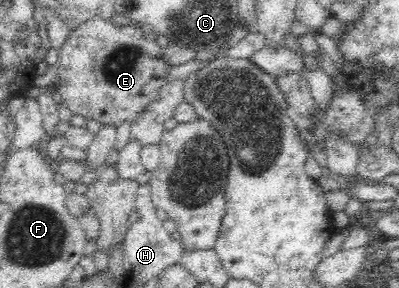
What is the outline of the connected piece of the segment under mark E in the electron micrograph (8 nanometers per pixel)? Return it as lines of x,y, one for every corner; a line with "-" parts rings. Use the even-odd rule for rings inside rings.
96,16
70,30
65,42
59,50
56,75
59,84
55,91
61,95
61,104
68,107
73,115
116,127
124,121
132,123
166,85
171,65
167,63
163,49
153,37
145,36
143,29
134,24
120,26

